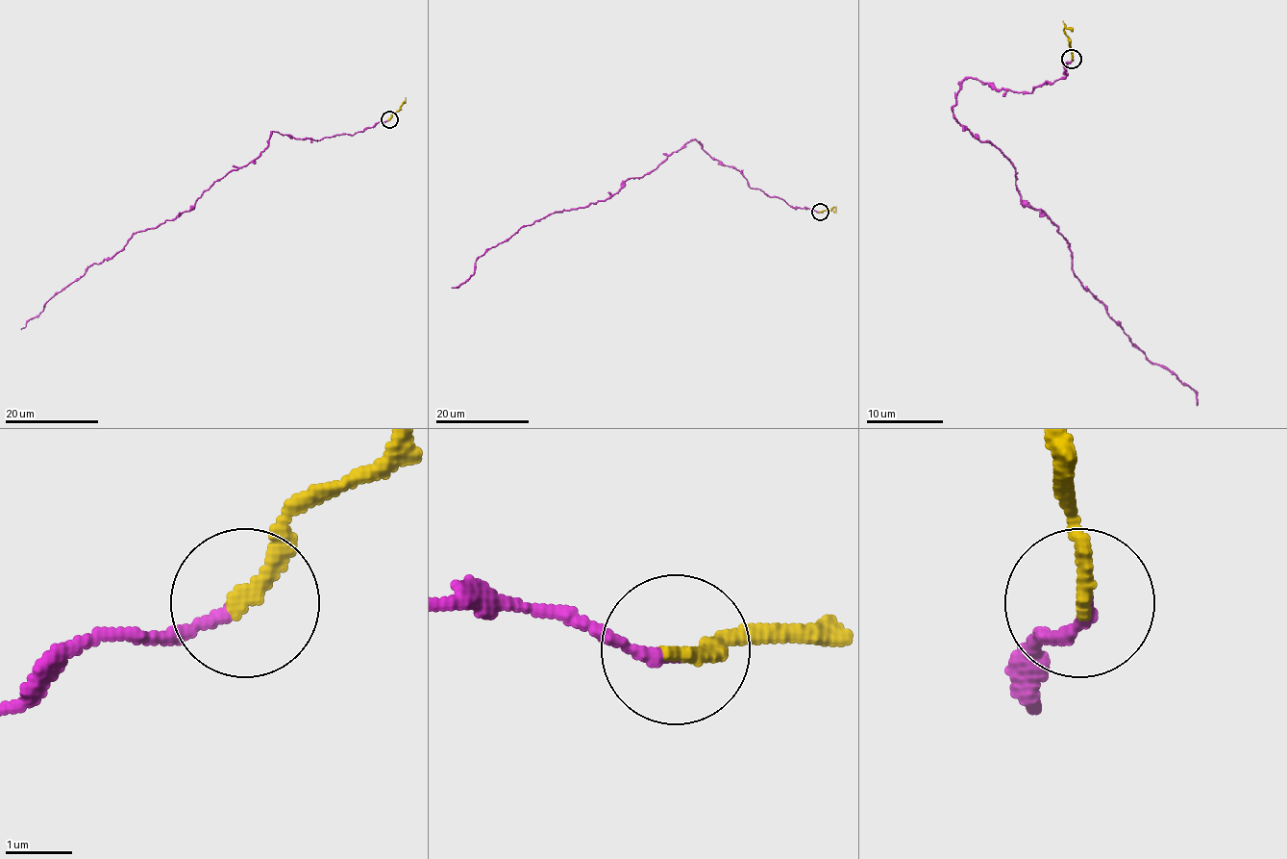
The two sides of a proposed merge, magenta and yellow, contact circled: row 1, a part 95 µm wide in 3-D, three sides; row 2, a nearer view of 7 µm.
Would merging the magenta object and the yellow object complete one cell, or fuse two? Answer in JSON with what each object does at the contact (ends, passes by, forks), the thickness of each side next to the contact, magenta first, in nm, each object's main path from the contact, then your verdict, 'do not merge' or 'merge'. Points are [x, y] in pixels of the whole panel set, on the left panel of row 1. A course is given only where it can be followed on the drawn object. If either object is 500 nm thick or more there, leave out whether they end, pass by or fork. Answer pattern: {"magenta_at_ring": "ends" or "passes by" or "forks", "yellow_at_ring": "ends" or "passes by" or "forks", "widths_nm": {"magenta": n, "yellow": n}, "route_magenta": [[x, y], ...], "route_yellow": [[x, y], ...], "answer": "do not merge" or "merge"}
{"magenta_at_ring": "ends", "yellow_at_ring": "ends", "widths_nm": {"magenta": 170, "yellow": 260}, "route_magenta": [[388, 119], [319, 140], [272, 131], [260, 153], [216, 180], [189, 210], [135, 232], [21, 329]], "route_yellow": [[388, 119], [403, 103]], "answer": "do not merge"}

